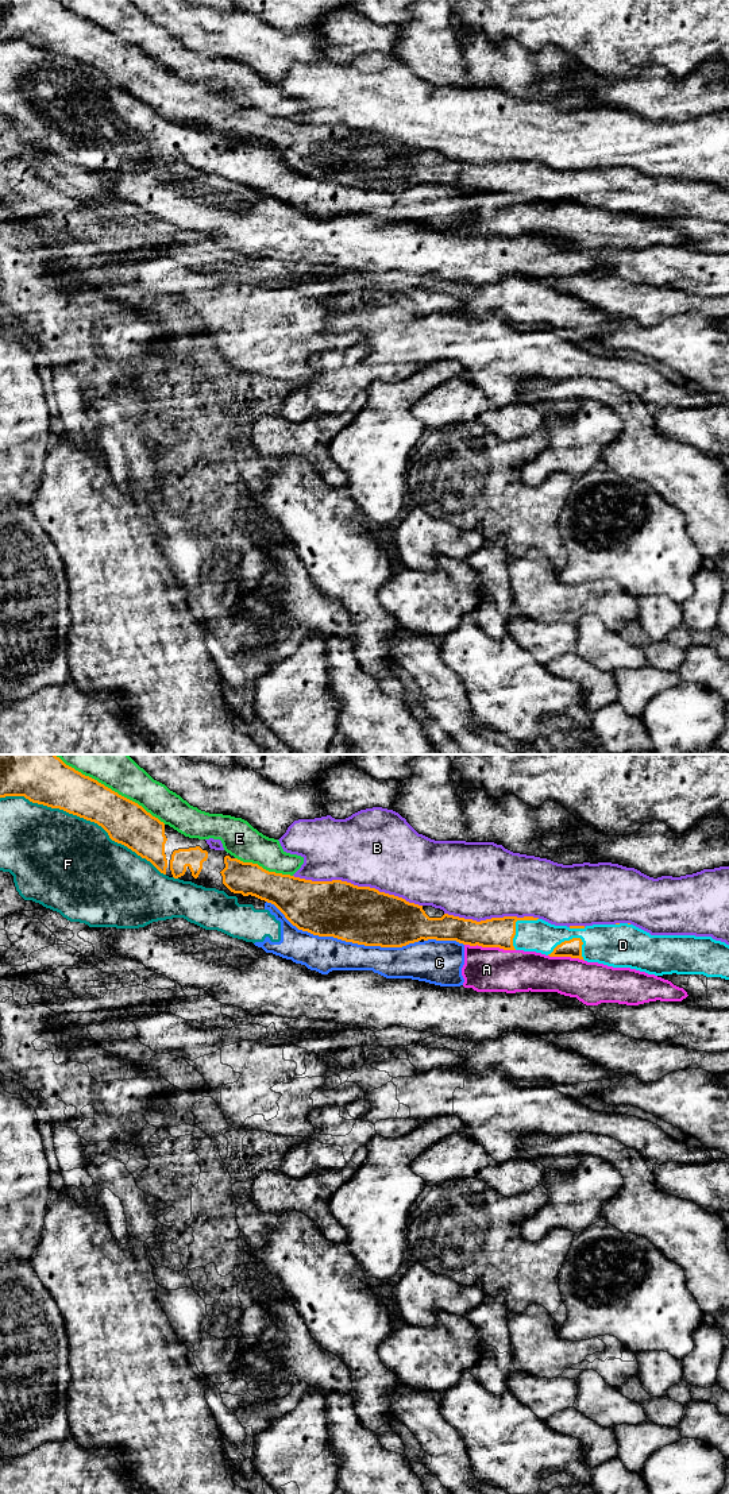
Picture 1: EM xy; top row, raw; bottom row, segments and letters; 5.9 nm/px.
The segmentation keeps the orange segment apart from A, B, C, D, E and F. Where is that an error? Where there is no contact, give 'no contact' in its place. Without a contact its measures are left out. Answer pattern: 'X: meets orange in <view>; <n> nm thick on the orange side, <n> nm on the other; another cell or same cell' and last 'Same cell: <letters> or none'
A: meets orange in xy; 180 nm thick on the orange side, 280 nm on the other; another cell
B: meets orange in xy; 340 nm thick on the orange side, 460 nm on the other; another cell
C: meets orange in xy; 340 nm thick on the orange side, 220 nm on the other; another cell
D: meets orange in xy; 110 nm thick on the orange side, 240 nm on the other; same cell
E: meets orange in xy; 260 nm thick on the orange side, 220 nm on the other; another cell
F: meets orange in xy; 280 nm thick on the orange side, 500 nm on the other; another cell
Same cell: D

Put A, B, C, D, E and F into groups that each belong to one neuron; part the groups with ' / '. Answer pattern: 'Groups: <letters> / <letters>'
Groups: A C F / B / D / E

